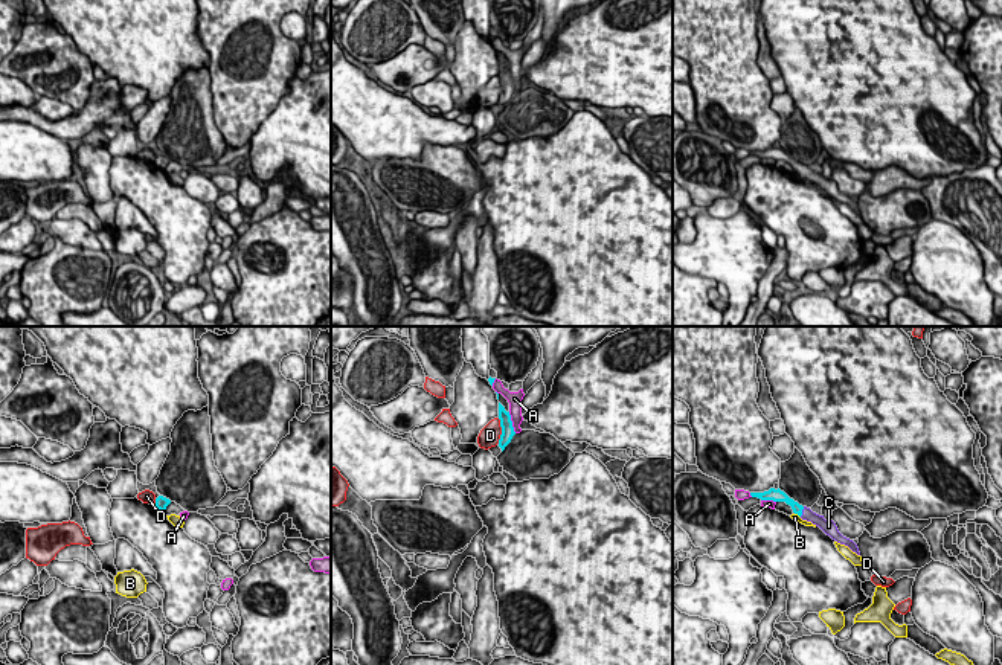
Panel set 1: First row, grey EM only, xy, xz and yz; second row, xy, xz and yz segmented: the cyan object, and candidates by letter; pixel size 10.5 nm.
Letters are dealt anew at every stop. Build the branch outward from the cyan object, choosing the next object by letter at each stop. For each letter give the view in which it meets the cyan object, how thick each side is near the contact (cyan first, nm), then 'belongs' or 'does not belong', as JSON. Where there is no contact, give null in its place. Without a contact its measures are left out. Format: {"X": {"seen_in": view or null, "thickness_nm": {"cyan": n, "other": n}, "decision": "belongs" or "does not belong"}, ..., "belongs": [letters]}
{"A": {"seen_in": "xz", "thickness_nm": {"cyan": 130, "other": 140}, "decision": "does not belong"}, "B": {"seen_in": "yz", "thickness_nm": {"cyan": 100, "other": 70}, "decision": "does not belong"}, "C": {"seen_in": "yz", "thickness_nm": {"cyan": 100, "other": 130}, "decision": "belongs"}, "D": {"seen_in": "xz", "thickness_nm": {"cyan": 130, "other": 220}, "decision": "does not belong"}, "belongs": ["C"]}

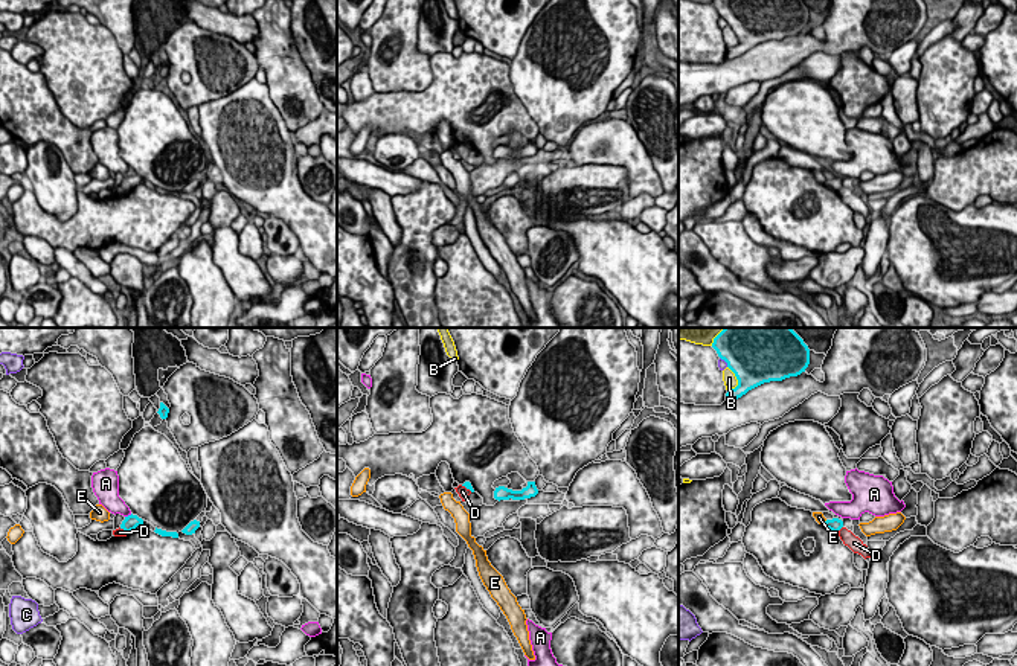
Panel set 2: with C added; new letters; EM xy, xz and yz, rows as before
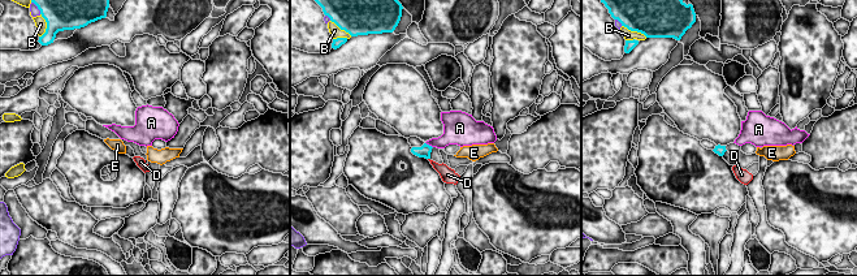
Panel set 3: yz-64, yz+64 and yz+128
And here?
{"A": {"seen_in": "xy", "thickness_nm": {"cyan": 160, "other": 200}, "decision": "does not belong"}, "B": {"seen_in": "yz", "thickness_nm": {"cyan": 480, "other": 140}, "decision": "does not belong"}, "C": {"seen_in": "yz", "thickness_nm": {"cyan": 400, "other": 90}, "decision": "does not belong"}, "D": {"seen_in": "yz", "thickness_nm": {"cyan": 140, "other": 160}, "decision": "does not belong"}, "E": {"seen_in": "yz", "thickness_nm": {"cyan": 140, "other": 100}, "decision": "does not belong"}, "belongs": []}

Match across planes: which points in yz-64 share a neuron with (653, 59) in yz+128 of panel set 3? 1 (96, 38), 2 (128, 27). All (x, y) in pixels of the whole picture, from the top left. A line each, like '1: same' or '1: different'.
1: same
2: same

